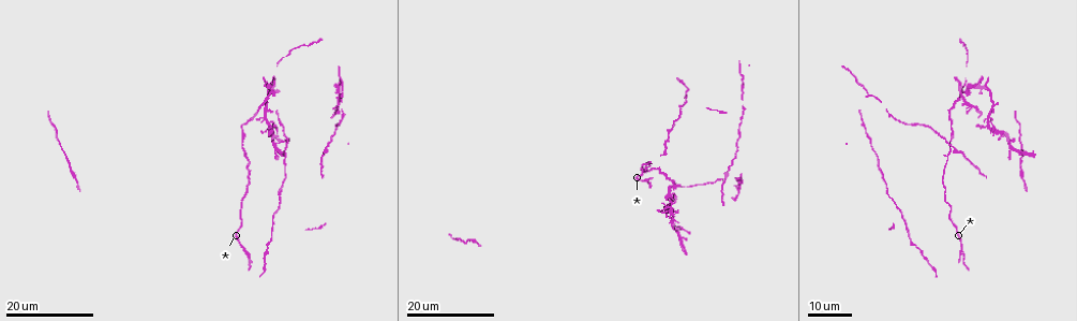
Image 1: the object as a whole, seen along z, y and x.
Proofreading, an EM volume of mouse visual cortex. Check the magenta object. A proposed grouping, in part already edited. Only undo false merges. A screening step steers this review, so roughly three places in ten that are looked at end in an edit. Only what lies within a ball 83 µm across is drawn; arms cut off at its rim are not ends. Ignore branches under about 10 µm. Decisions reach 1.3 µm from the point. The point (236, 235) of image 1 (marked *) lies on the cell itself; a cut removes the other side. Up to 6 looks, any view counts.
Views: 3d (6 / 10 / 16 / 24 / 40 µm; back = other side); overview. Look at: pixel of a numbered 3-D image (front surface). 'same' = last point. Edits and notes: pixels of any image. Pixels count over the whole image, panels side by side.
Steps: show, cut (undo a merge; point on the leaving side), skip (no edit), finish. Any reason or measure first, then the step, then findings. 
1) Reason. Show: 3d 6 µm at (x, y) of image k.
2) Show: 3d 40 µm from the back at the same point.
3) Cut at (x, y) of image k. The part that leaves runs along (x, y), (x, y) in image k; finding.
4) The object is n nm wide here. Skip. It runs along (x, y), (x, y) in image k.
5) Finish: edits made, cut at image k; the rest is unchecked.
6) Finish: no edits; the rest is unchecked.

Two arms in line, one across. Show: 3d 24 µm at (245, 159) of image 1.

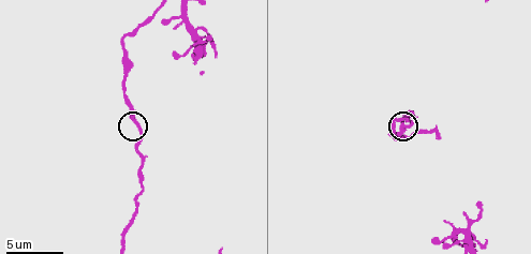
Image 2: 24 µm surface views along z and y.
Show: 3d 10 µm at (406, 128) of image 2.

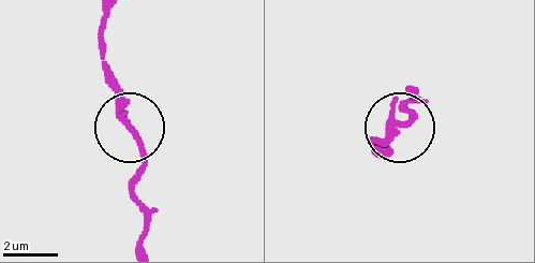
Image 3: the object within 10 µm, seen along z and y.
3 arms meet here. Skip. It runs along (412, 89), (405, 103), (412, 116), (380, 142) in image 3; all the same cell.

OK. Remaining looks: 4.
Three-way junction. Show: 3d 16 µm at (270, 90) of image 1.

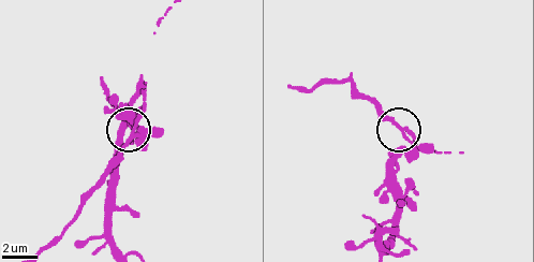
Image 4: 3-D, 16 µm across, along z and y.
Show: 3d 6 µm at (402, 132) of image 4.

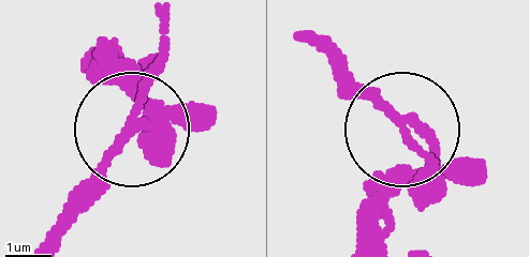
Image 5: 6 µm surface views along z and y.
The object is 190 nm wide here. Cut at (116, 65) of image 5. A second cell is stuck on.

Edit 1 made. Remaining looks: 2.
A narrow waist. Show: 3d 16 µm at (157, 10) of image 2.

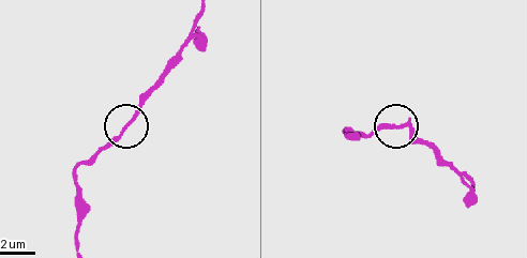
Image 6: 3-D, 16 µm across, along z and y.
Other side. Show: 3d 16 µm from the back at (124, 127) of image 6.

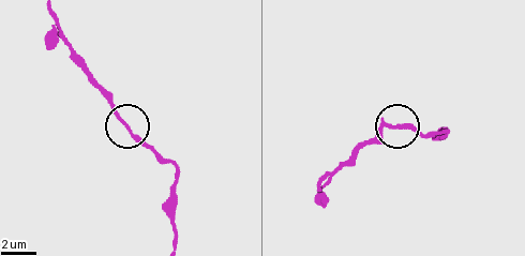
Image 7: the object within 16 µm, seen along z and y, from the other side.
The object is 180 nm wide here. Skip. It runs along (176, 240), (175, 166), (159, 157), (133, 132), (95, 86) in image 7; continuous, no second cell.

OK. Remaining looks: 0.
Finish: edits made, cut at image 5; the rest is unchecked.

